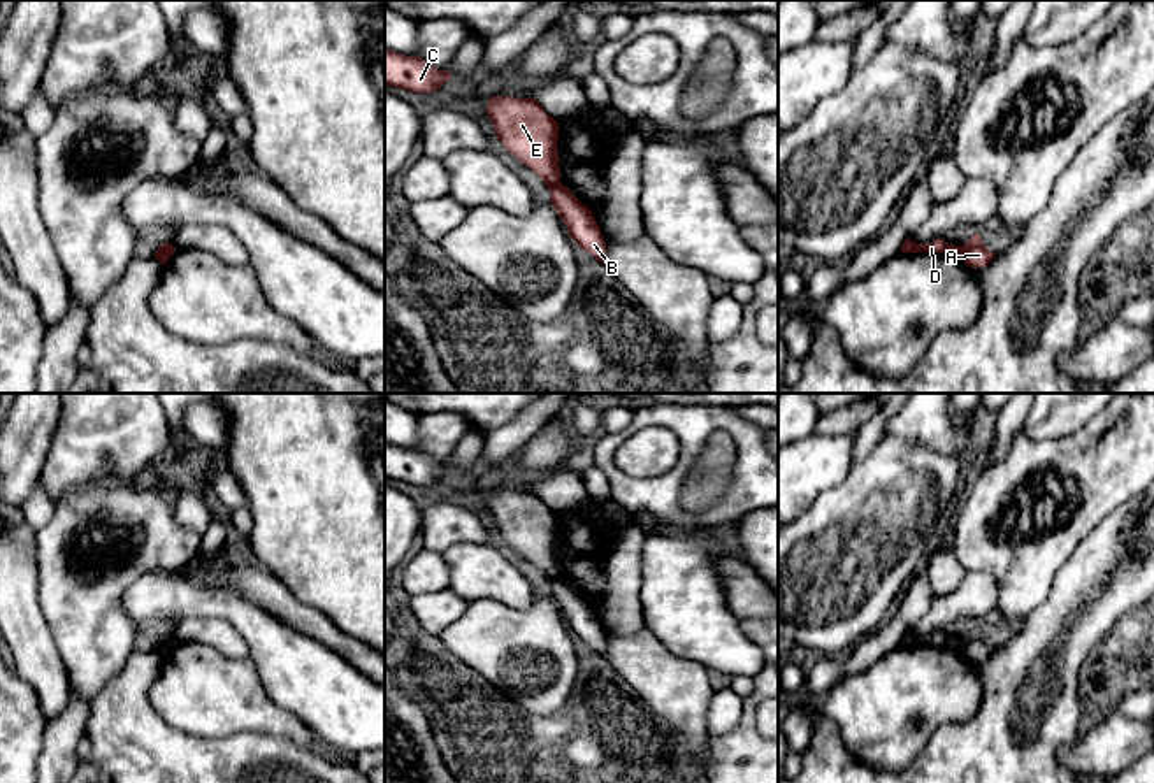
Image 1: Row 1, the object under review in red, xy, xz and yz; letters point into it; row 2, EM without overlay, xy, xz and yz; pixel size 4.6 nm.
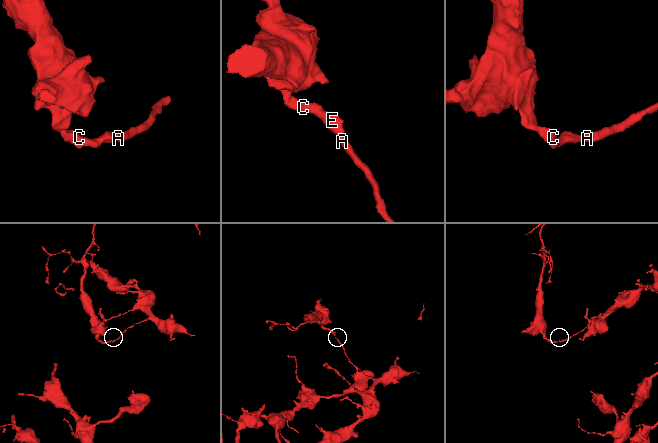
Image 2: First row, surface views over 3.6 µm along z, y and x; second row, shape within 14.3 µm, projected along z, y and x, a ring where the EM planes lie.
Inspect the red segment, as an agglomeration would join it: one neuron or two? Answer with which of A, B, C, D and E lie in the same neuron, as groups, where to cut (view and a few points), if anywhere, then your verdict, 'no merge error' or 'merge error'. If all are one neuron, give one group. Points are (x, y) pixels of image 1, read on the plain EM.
A B / C D E | xz (561, 576), (550, 580) | merge error

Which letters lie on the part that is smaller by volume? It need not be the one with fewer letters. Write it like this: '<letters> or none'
C, D, E

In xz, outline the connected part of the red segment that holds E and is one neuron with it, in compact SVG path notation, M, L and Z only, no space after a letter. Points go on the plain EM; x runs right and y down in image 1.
M490 490L487 507L509 548L534 564L546 579L560 578L559 516L536 492Z

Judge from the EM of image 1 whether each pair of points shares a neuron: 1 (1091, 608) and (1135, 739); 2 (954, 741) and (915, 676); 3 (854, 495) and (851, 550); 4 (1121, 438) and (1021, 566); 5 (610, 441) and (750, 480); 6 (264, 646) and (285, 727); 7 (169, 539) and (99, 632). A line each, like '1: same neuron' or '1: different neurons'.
1: different neurons
2: different neurons
3: same neuron
4: same neuron
5: same neuron
6: different neurons
7: same neuron

